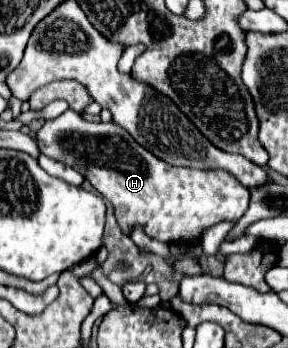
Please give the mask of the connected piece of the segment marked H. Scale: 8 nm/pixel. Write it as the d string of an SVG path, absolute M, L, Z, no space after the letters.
M73 109L47 121L37 133L37 143L43 155L73 165L73 169L81 171L83 177L111 201L117 223L125 235L141 227L157 241L195 245L209 227L221 221L237 221L249 205L249 191L229 171L173 167L143 149L117 123L87 121Z

